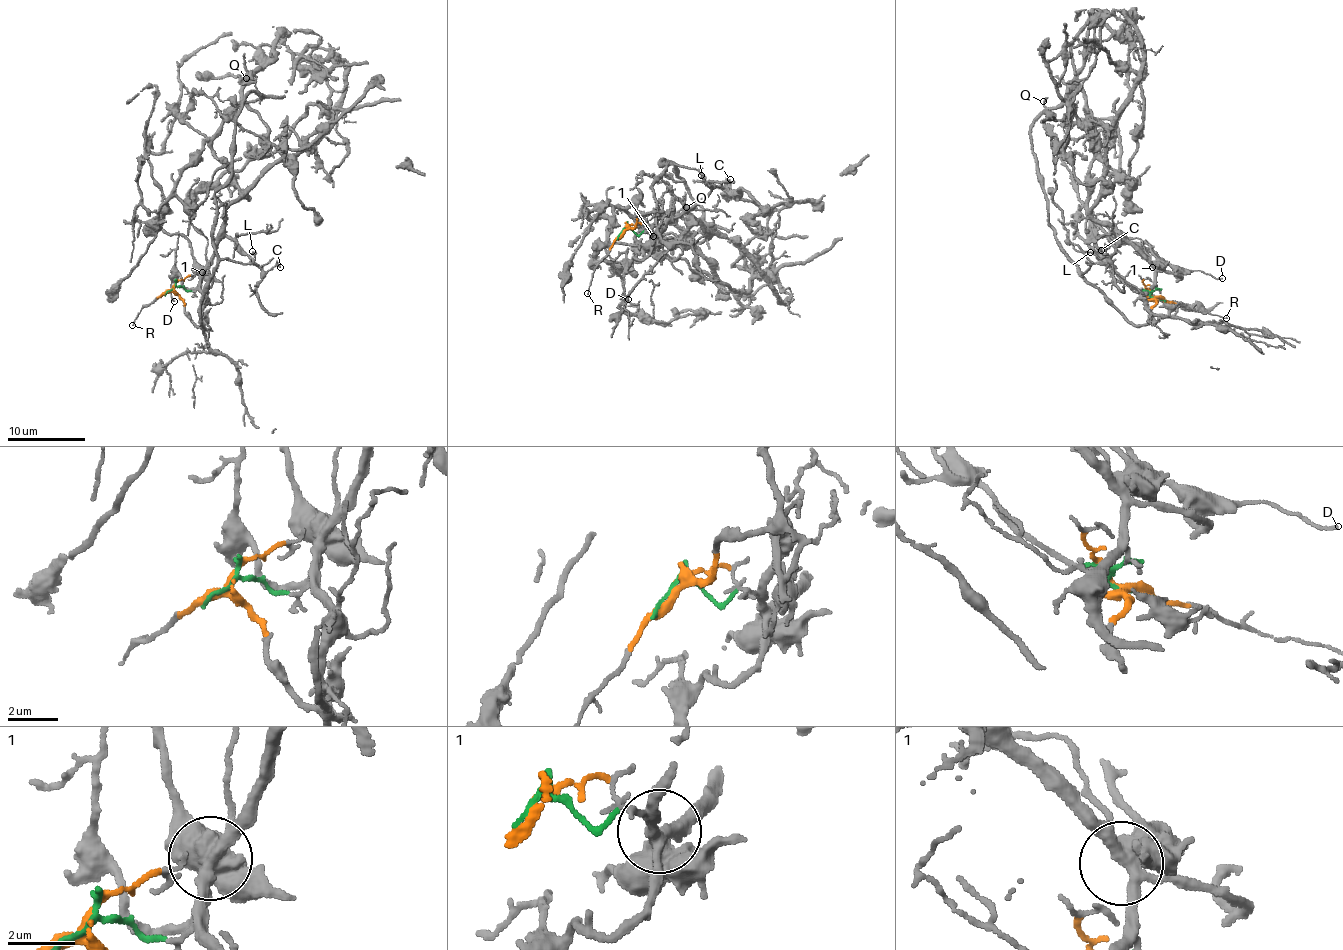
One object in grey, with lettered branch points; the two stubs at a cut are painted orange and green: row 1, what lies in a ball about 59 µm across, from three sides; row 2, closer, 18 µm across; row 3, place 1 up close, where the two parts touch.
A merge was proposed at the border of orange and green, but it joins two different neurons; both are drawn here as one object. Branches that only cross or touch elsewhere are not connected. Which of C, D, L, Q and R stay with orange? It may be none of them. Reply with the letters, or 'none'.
Q, R

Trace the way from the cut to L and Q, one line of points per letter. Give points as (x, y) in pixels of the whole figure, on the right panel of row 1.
L: (1154, 297), (1155, 288), (1159, 289), (1155, 271), (1123, 236), (1120, 246), (1109, 255), (1097, 258), (1089, 252)
Q: (1154, 297), (1153, 323), (1132, 324), (1086, 281), (1057, 241), (1031, 142), (1031, 126), (1042, 102)

